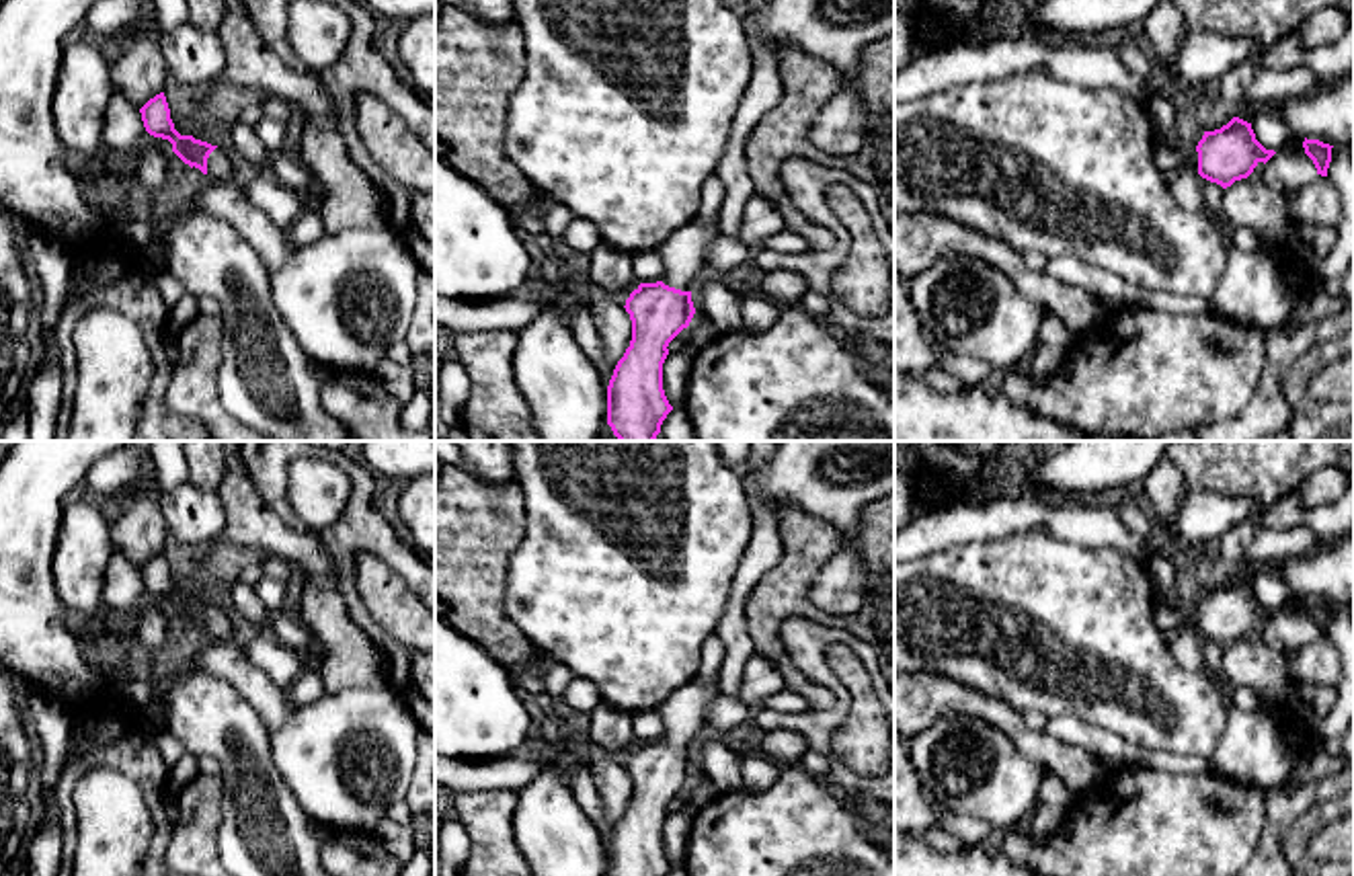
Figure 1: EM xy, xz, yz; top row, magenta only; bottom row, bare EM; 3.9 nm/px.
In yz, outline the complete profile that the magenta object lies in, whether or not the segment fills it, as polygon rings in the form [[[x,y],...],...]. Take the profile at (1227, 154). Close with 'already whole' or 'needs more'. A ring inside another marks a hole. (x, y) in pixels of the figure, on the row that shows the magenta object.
[[[1233,117],[1221,129],[1204,131],[1196,148],[1173,150],[1159,142],[1153,158],[1167,185],[1178,168],[1188,164],[1202,178],[1227,189],[1235,181],[1247,178],[1260,162],[1266,164],[1274,154],[1256,140],[1251,123]]]; needs more

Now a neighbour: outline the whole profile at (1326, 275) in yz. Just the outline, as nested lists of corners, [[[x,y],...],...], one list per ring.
[[[1333,146],[1327,176],[1336,183],[1342,195],[1342,220],[1338,242],[1325,258],[1311,267],[1313,291],[1325,295],[1342,295],[1342,281],[1354,263],[1354,148]]]

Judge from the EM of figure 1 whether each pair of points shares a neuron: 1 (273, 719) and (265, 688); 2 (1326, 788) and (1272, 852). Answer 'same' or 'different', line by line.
1: same
2: same

